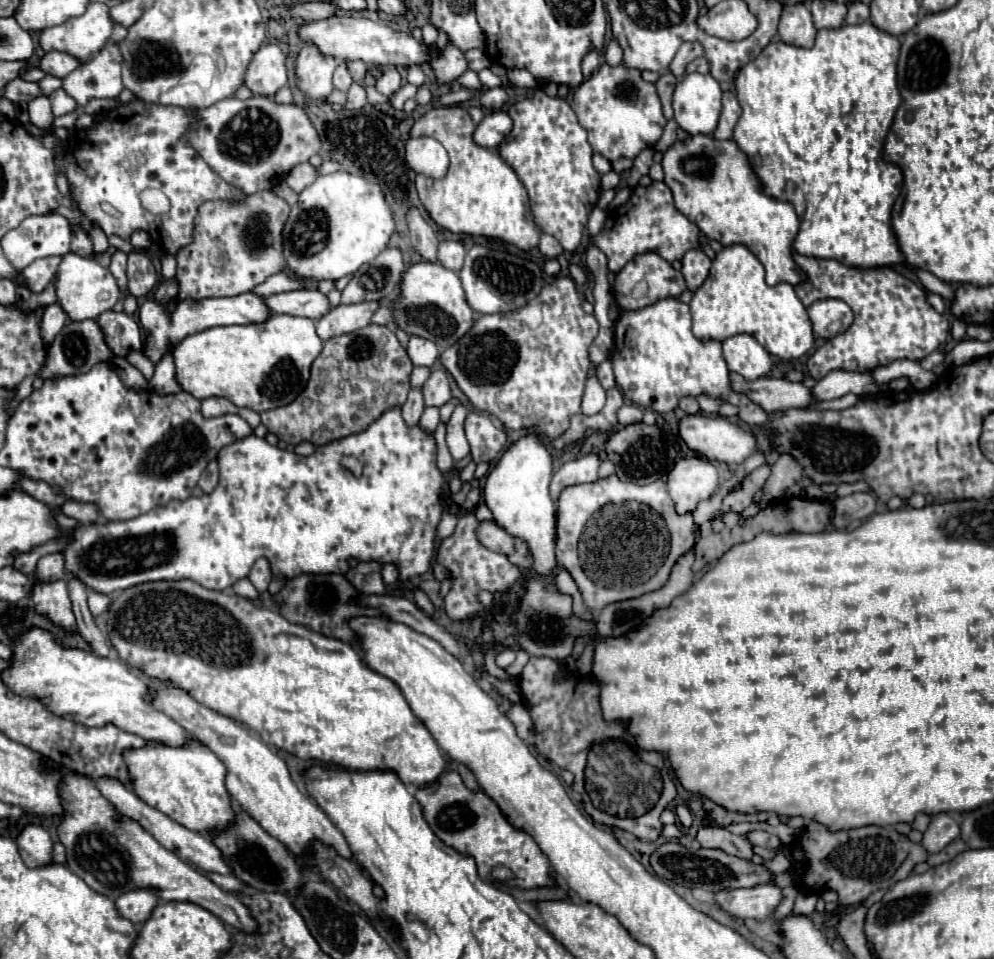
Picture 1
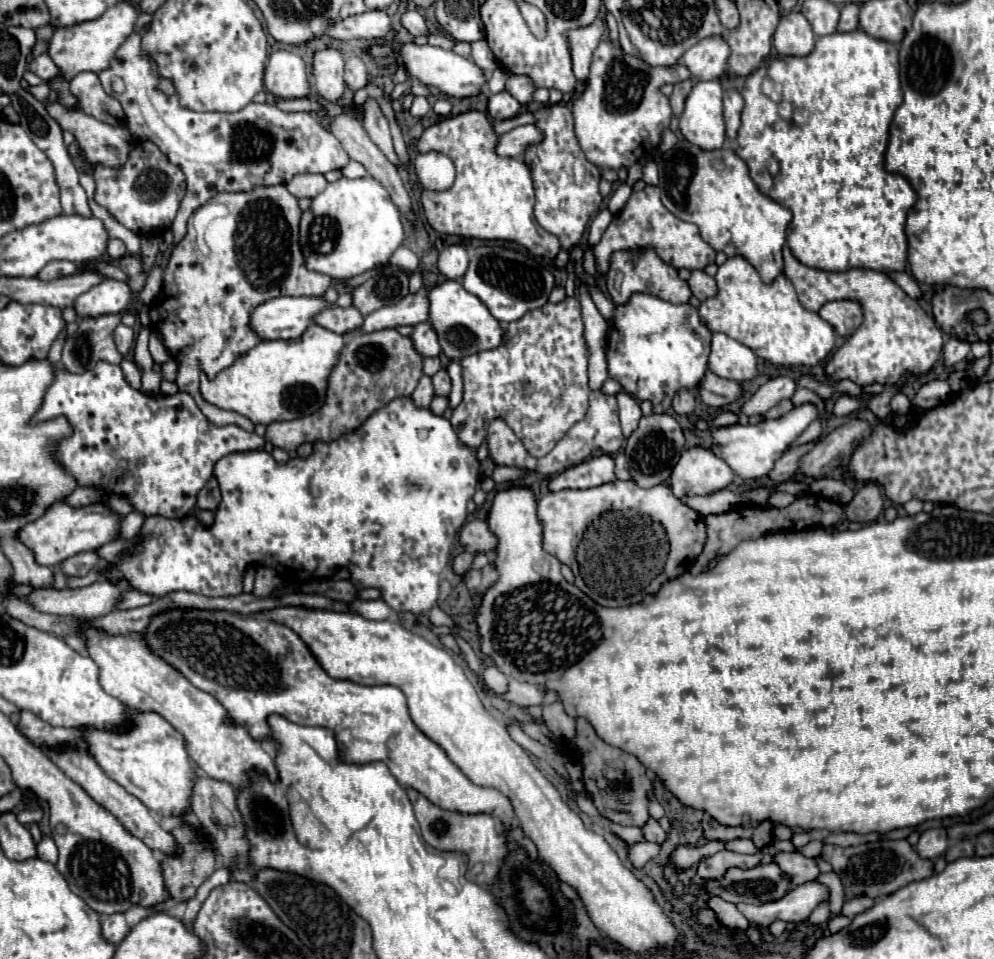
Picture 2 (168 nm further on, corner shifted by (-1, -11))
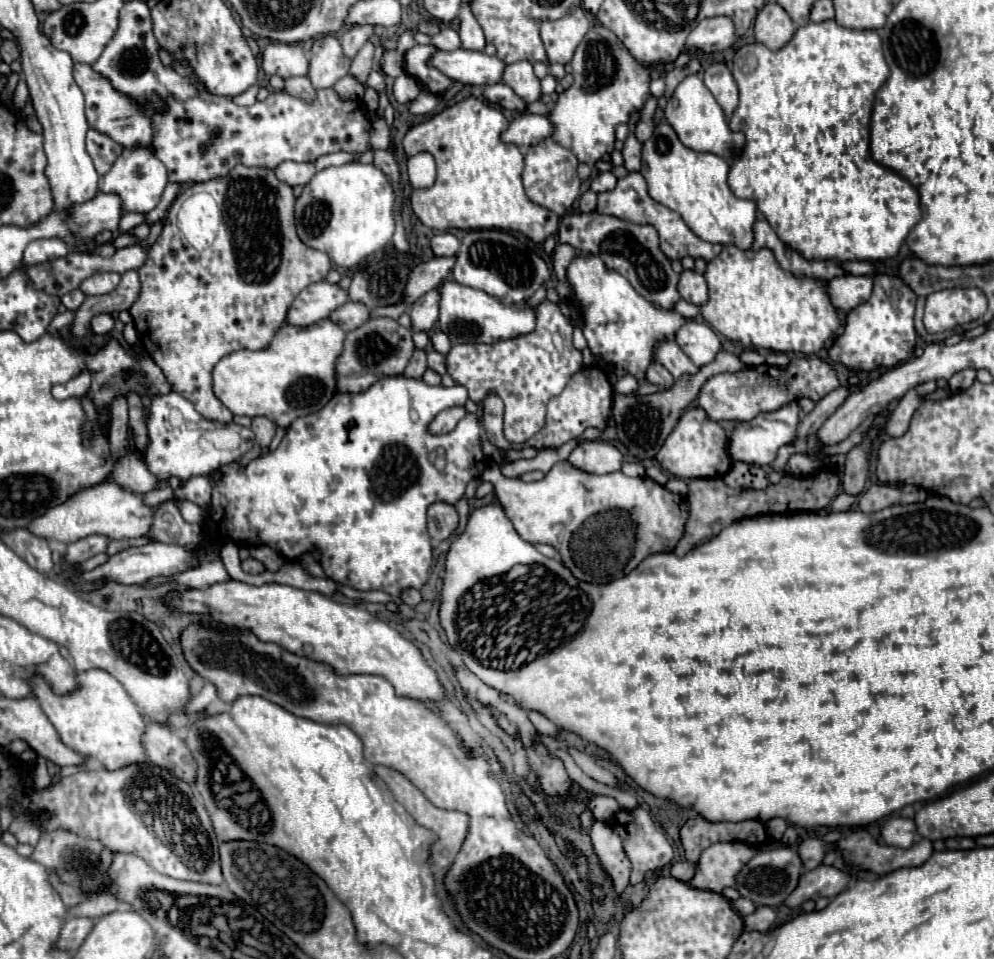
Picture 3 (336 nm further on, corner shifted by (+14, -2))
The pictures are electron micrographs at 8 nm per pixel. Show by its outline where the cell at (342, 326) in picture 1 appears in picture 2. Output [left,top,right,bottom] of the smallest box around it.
[364,288,428,332]

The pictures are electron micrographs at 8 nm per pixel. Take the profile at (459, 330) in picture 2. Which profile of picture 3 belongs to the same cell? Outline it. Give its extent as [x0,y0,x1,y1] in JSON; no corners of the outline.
[439,279,546,345]

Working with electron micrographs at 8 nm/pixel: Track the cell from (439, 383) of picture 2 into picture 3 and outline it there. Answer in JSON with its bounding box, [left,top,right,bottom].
[427,351,445,375]

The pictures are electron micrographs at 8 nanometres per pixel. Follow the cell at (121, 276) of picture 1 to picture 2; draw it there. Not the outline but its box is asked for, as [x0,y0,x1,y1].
[108,238,126,260]

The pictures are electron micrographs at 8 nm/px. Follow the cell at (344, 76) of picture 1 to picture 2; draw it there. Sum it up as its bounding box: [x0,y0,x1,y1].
[346,56,368,90]

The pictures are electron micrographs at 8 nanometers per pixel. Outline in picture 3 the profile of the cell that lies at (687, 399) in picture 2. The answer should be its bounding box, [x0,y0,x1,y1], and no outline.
[647,363,675,389]

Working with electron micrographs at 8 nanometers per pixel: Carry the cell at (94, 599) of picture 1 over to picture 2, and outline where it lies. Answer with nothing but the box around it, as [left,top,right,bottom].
[118,590,154,608]

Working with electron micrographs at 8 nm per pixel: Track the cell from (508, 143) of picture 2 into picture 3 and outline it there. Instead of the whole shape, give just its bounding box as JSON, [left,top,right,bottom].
[501,113,553,147]

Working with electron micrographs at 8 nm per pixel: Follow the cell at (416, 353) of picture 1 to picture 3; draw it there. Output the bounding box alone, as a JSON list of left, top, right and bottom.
[411,289,439,333]

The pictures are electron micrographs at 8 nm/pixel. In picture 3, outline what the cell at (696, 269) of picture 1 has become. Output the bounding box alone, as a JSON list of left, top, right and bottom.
[679,271,707,305]

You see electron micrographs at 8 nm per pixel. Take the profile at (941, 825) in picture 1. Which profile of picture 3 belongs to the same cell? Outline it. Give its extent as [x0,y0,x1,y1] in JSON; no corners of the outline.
[881,817,917,847]

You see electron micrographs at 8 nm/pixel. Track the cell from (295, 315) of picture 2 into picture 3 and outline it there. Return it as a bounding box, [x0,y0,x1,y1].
[285,283,347,327]

